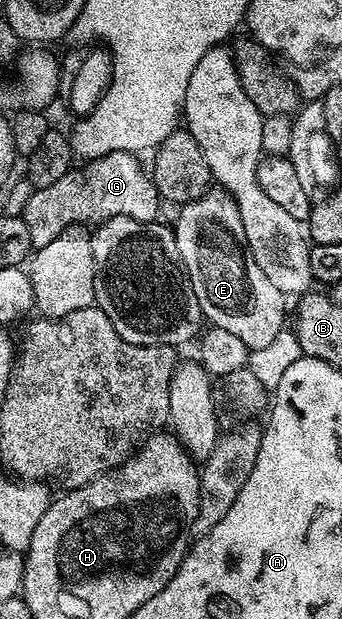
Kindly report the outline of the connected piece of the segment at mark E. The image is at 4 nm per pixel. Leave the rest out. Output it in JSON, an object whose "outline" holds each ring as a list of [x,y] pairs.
{"outline":[[[210,188],[206,194],[200,196],[198,199],[192,199],[190,202],[185,202],[177,211],[178,223],[173,223],[172,229],[174,231],[174,239],[176,240],[176,248],[178,255],[182,261],[182,265],[186,268],[186,275],[190,278],[192,284],[192,292],[196,292],[196,300],[202,309],[203,319],[210,326],[219,326],[220,328],[228,328],[228,332],[235,333],[244,340],[244,344],[251,351],[265,348],[276,340],[276,336],[280,333],[288,322],[288,310],[286,314],[286,302],[288,302],[287,295],[280,292],[280,288],[276,288],[276,284],[272,284],[272,280],[268,280],[268,276],[264,276],[264,271],[260,268],[260,264],[256,264],[256,260],[250,257],[250,249],[248,248],[248,240],[244,236],[244,220],[240,220],[240,212],[238,206],[234,202],[233,196],[222,188]]]}

